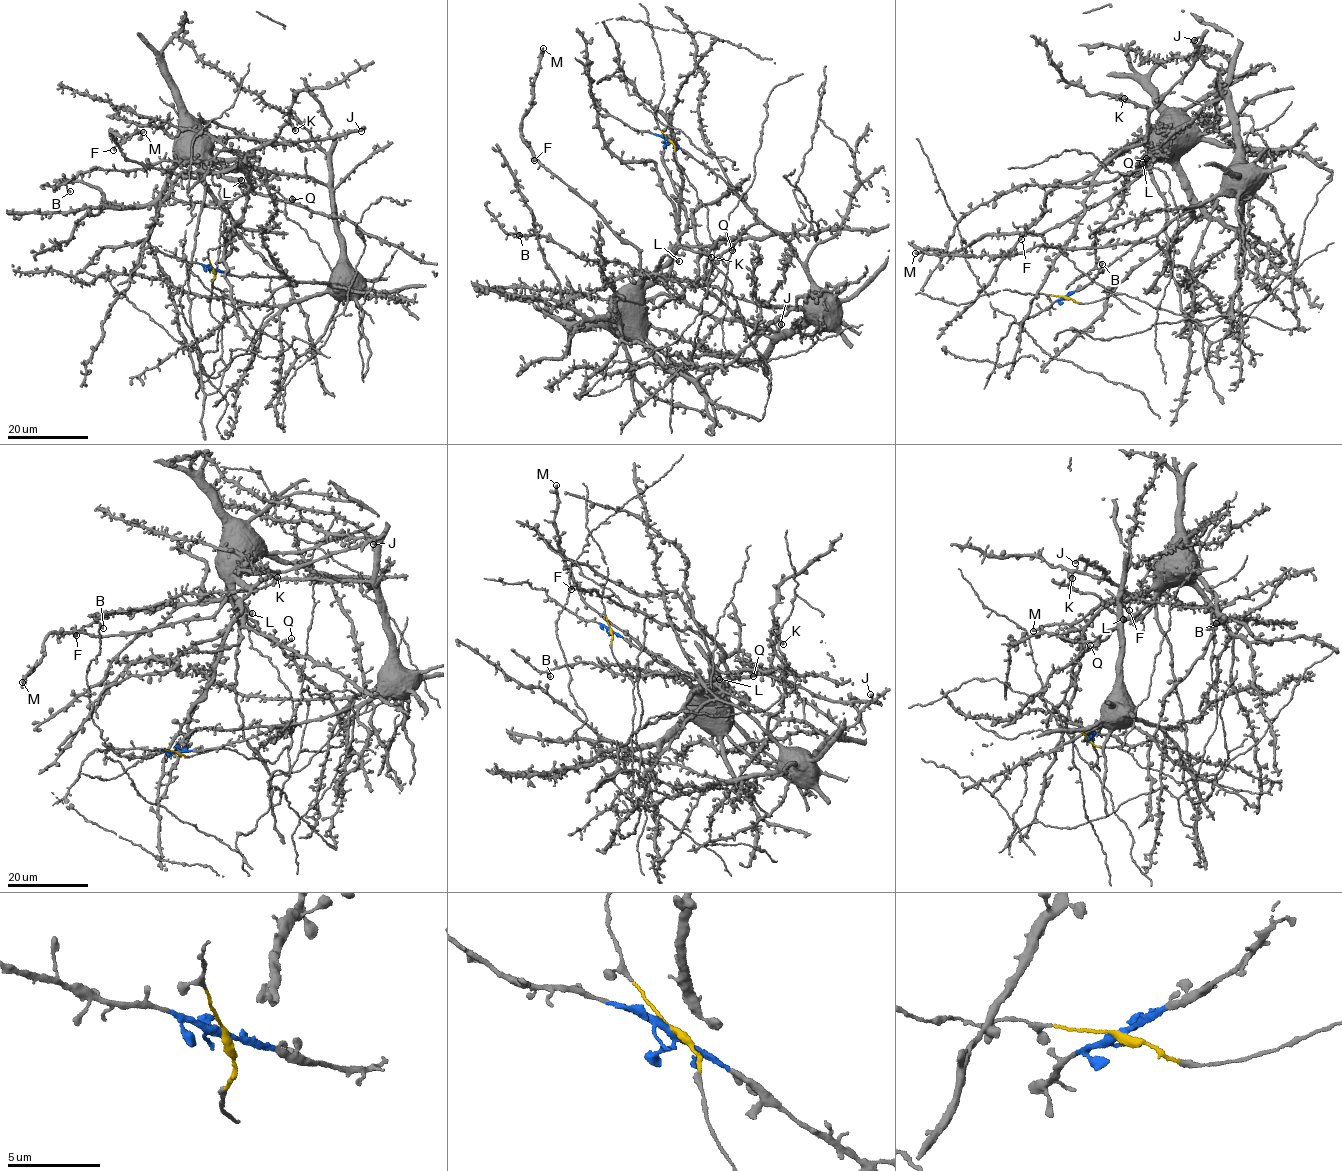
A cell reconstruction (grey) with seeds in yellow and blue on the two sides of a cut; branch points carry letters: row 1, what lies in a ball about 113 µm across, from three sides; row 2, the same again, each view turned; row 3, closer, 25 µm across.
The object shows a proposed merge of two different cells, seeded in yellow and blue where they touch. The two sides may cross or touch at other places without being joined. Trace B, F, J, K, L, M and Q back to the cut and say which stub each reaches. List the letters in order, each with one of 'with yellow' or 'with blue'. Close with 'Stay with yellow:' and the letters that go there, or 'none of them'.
B: with blue
F: with yellow
J: with yellow
K: with yellow
L: with yellow
M: with yellow
Q: with yellow
Stay with yellow: F, J, K, L, M, Q

